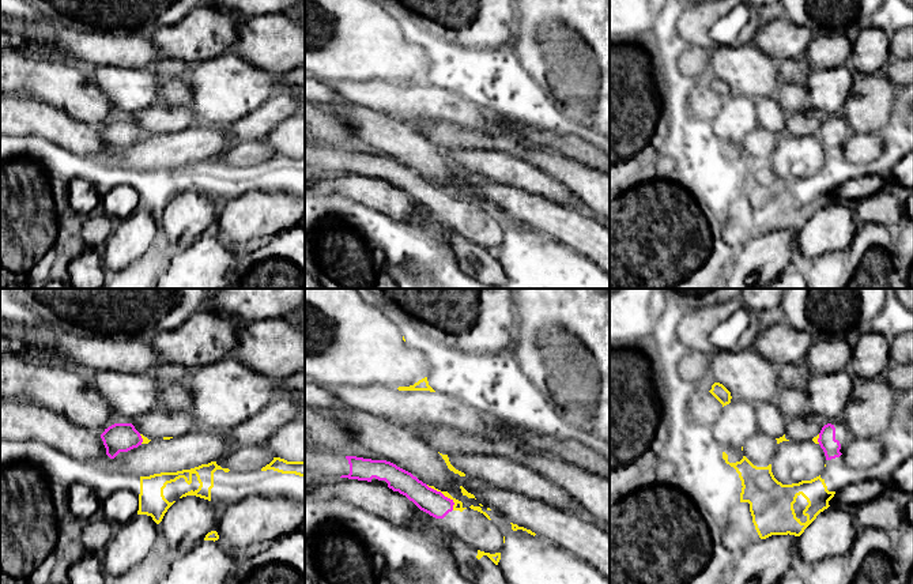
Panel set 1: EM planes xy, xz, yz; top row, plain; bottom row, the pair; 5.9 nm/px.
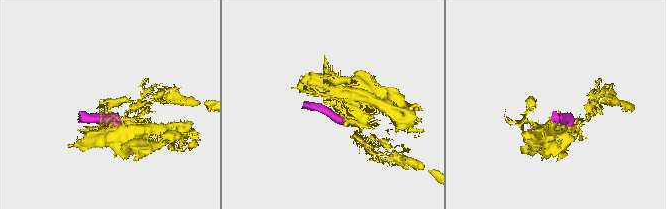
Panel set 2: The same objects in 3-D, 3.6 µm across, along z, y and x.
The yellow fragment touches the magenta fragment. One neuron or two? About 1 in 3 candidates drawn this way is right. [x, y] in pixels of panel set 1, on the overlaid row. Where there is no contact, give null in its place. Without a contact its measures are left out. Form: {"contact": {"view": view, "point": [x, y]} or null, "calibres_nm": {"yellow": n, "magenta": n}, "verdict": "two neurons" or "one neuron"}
{"contact": {"view": "xz", "point": [444, 494]}, "calibres_nm": {"yellow": 50, "magenta": 150}, "verdict": "one neuron"}

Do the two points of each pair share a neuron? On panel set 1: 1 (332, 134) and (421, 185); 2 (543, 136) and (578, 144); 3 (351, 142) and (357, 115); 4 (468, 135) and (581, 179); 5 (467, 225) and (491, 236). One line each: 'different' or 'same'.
1: different
2: same
3: different
4: same
5: same

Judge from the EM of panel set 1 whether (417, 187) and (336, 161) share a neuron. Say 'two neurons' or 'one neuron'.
one neuron

